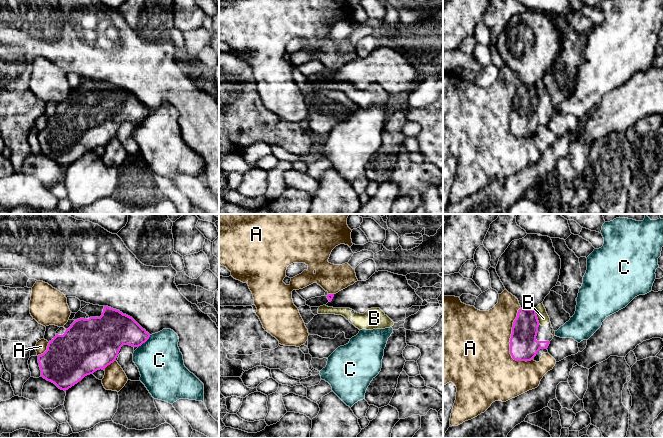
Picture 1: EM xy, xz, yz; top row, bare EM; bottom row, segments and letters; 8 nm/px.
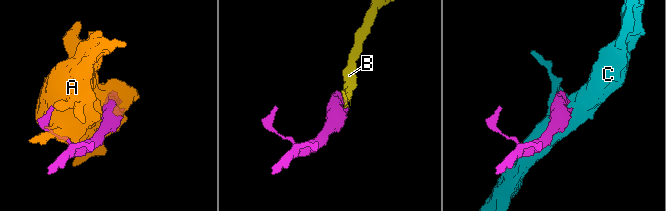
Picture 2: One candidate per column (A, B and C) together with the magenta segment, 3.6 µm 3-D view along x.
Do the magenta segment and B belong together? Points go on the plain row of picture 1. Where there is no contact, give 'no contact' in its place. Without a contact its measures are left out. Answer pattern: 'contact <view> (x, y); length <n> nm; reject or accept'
contact yz (536, 92); length 130 nm; accept

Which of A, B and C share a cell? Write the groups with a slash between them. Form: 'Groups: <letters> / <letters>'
Groups: A / B / C

